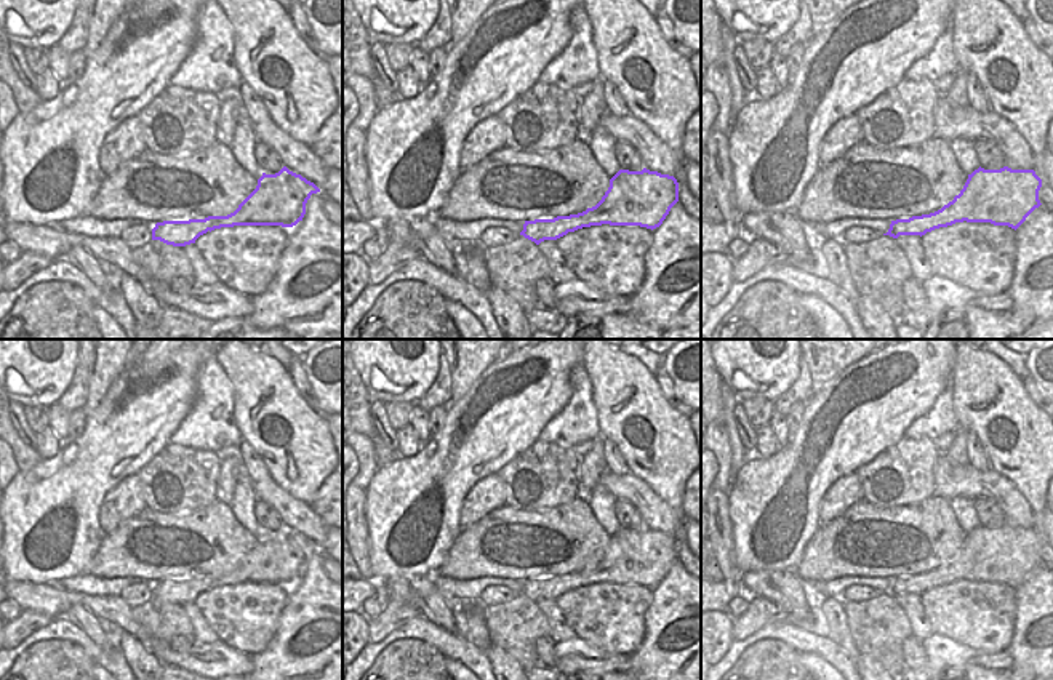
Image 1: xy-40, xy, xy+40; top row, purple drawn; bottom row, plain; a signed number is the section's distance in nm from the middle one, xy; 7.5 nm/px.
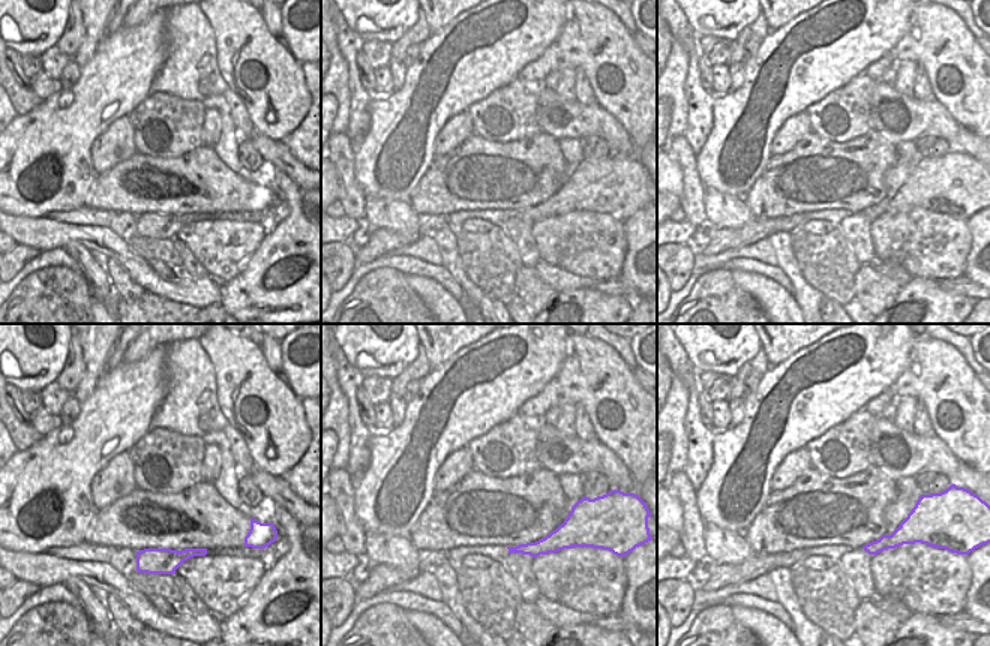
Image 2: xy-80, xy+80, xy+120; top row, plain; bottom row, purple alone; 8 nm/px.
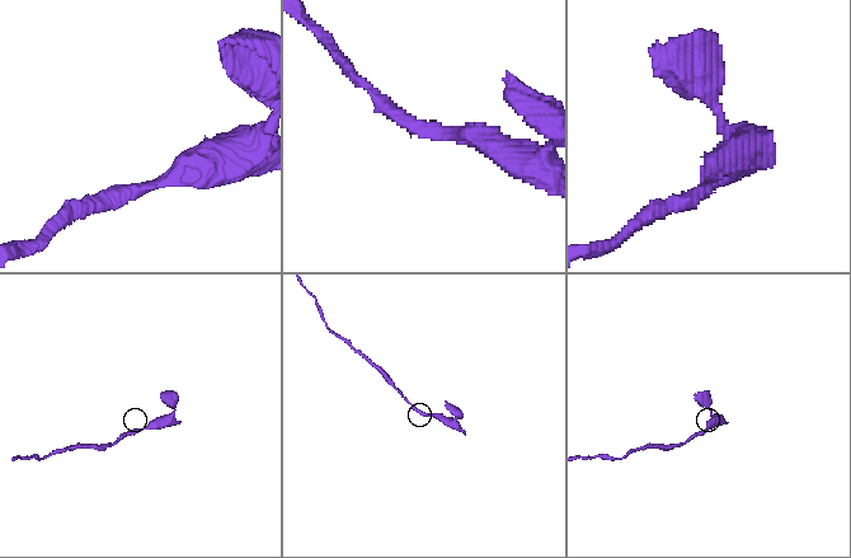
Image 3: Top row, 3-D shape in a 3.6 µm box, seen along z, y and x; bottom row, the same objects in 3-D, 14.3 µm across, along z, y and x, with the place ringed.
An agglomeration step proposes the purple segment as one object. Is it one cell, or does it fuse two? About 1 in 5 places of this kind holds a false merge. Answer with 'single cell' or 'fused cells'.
single cell

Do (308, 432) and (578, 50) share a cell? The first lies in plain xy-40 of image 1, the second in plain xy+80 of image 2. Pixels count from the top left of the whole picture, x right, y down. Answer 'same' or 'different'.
same

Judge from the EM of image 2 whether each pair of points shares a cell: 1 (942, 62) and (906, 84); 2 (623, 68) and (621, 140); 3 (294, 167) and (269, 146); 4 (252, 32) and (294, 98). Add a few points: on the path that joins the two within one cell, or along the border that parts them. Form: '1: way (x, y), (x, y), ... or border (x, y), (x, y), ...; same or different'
1: border (900, 60), (914, 60), (918, 66); different
2: border (596, 101), (617, 119), (635, 147); different
3: way (288, 162), (275, 152); same
4: way (254, 48), (270, 66), (270, 72), (278, 81); same

